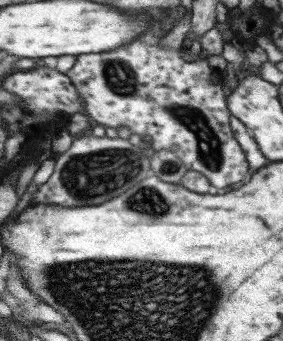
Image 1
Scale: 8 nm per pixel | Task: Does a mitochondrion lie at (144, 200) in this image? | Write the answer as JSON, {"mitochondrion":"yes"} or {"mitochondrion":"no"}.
{"mitochondrion":"yes"}

